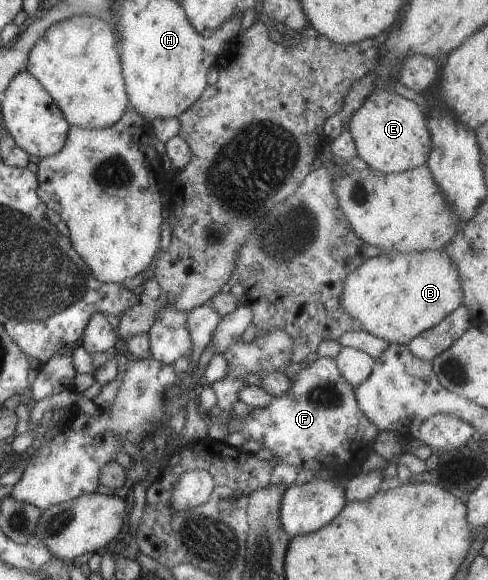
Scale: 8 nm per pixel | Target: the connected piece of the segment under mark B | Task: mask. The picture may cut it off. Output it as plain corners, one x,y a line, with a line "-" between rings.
443,250
410,253
379,254
365,259
347,273
340,296
341,308
361,325
361,330
386,340
389,344
407,344
420,332
435,326
461,305
463,296
457,265

